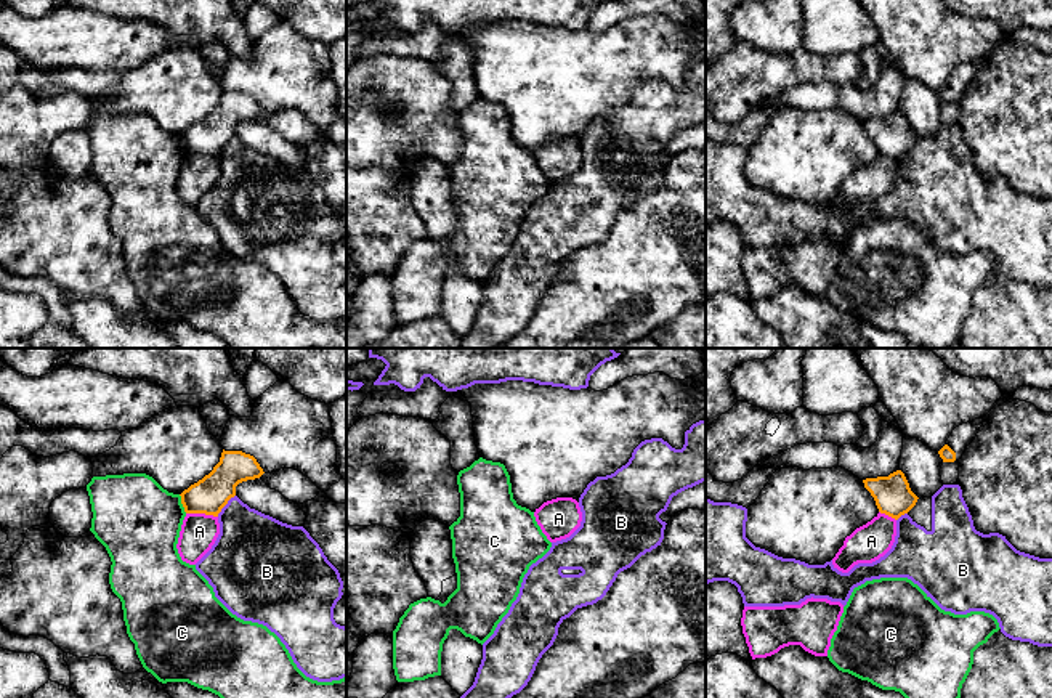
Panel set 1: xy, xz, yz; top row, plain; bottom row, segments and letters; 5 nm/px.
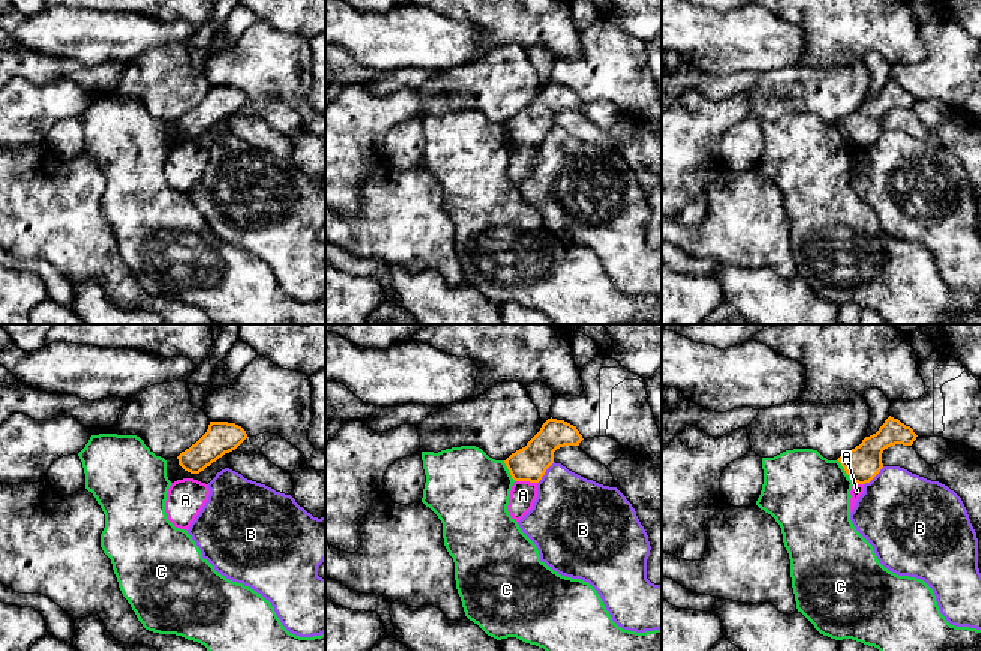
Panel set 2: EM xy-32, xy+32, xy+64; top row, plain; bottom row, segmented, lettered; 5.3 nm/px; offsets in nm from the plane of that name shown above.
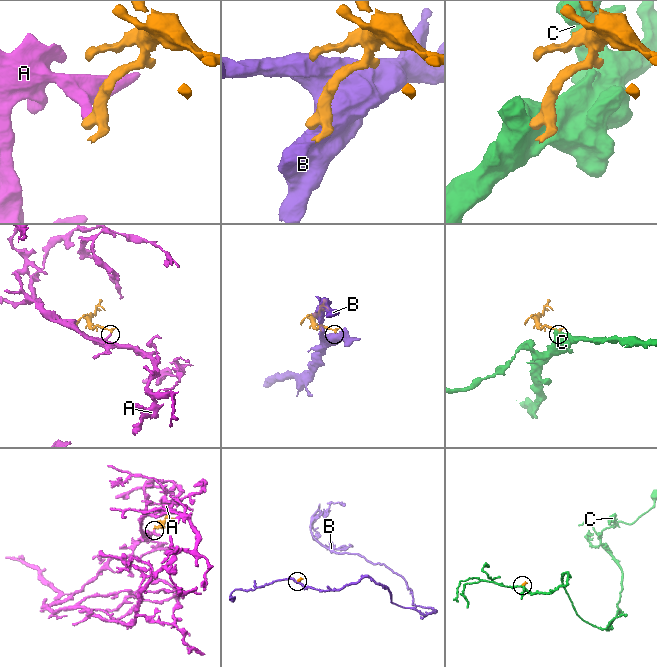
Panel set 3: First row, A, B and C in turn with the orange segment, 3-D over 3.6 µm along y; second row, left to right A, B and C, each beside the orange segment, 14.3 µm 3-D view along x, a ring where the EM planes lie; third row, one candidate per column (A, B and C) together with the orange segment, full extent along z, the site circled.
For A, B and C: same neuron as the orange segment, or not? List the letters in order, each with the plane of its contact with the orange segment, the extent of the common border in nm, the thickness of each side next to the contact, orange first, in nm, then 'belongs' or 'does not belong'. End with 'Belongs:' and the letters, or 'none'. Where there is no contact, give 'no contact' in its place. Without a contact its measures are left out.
A: xy | 160 nm | 180/190 nm | does not belong
B: xy | 140 nm | 180/340 nm | does not belong
C: xy | 100 nm | 180/420 nm | does not belong
Belongs: none

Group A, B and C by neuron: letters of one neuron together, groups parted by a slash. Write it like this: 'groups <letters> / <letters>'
groups A / B / C

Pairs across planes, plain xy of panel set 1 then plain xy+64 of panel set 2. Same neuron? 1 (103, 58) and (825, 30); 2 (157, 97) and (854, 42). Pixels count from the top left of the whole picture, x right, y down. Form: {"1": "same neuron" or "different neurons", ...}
{"1": "different neurons", "2": "different neurons"}

